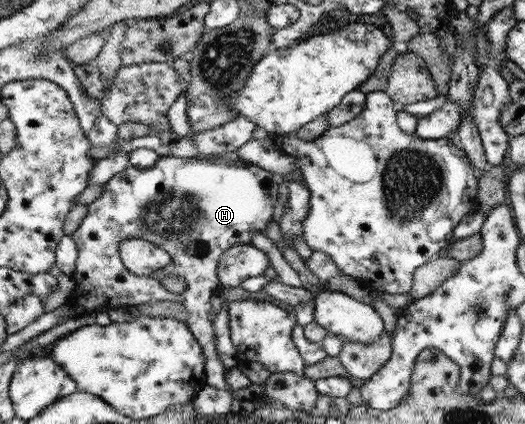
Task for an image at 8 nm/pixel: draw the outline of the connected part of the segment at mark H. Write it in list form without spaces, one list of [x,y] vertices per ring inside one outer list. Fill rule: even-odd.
[[[225,154],[213,158],[187,158],[172,156],[160,156],[157,163],[149,169],[136,169],[127,167],[121,173],[117,173],[107,184],[104,193],[91,204],[87,216],[73,235],[77,246],[78,258],[75,262],[73,279],[75,290],[72,293],[71,314],[63,316],[57,325],[65,323],[75,314],[97,311],[108,311],[111,308],[123,306],[139,306],[141,303],[152,301],[178,302],[185,307],[188,315],[183,319],[197,341],[204,348],[207,355],[205,375],[208,377],[208,385],[217,389],[232,391],[231,386],[225,380],[227,368],[223,366],[217,351],[215,350],[215,330],[213,320],[209,313],[213,310],[210,299],[220,292],[221,284],[217,276],[217,264],[225,250],[231,246],[251,242],[253,232],[266,234],[266,226],[276,211],[277,190],[280,185],[279,178],[273,172],[266,171],[257,165],[241,160],[236,155]],[[127,238],[141,238],[153,242],[155,246],[163,248],[171,256],[171,262],[166,268],[161,268],[149,276],[137,276],[127,270],[119,255],[119,242]],[[168,274],[183,277],[187,282],[187,288],[183,293],[170,293],[165,289],[162,279]]]

